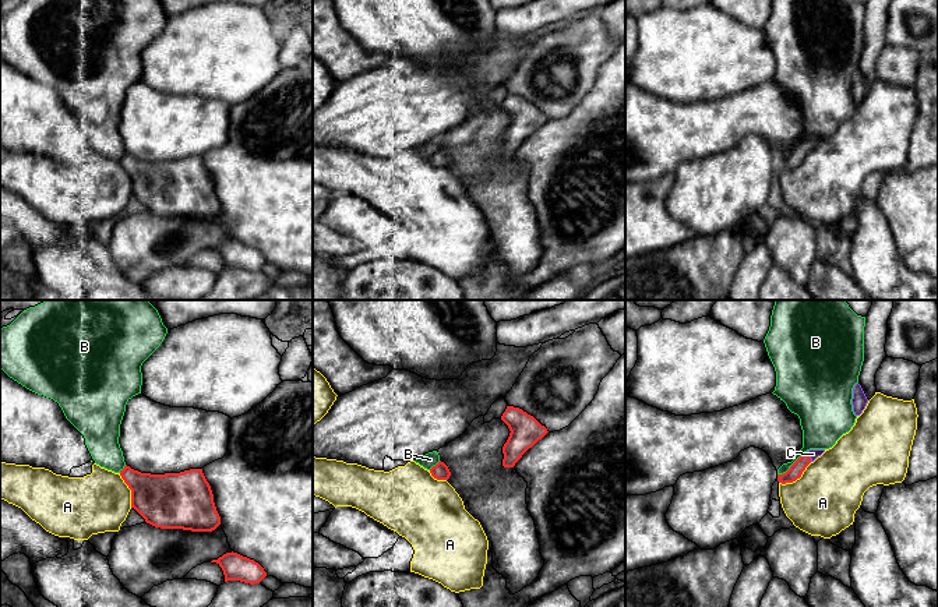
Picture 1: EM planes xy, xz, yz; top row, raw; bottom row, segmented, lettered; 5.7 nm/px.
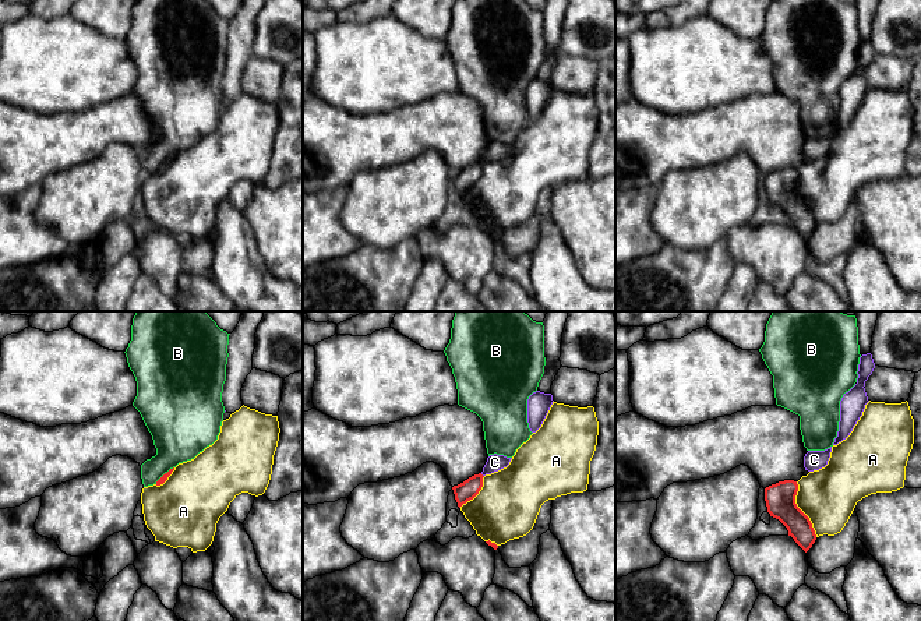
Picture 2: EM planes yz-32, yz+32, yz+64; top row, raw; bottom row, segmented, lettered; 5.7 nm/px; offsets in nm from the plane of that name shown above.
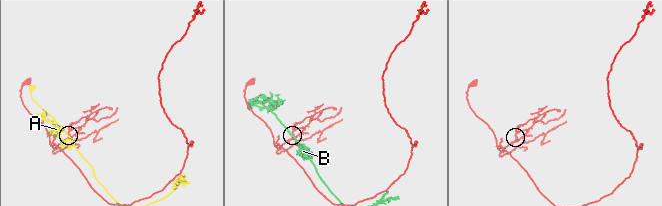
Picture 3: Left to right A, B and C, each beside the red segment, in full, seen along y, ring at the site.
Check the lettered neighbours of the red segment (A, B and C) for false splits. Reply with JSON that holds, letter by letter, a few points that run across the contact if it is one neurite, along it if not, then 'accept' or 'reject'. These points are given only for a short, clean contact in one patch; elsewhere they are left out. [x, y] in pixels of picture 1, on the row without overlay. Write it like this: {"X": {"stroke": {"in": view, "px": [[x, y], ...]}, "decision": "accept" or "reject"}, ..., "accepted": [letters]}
{"A": {"decision": "reject"}, "B": {"stroke": {"in": "yz", "px": [[801, 141], [785, 159], [778, 162]]}, "decision": "reject"}, "C": {"stroke": {"in": "yz", "px": [[799, 154], [808, 144], [813, 141]]}, "decision": "accept"}, "accepted": ["C"]}

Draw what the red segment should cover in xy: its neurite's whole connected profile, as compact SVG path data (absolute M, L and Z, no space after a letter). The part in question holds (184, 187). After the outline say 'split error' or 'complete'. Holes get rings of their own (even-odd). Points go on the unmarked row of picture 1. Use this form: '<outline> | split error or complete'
M126 152L120 163L131 177L131 195L155 215L212 219L221 212L202 156L151 162Z | complete

